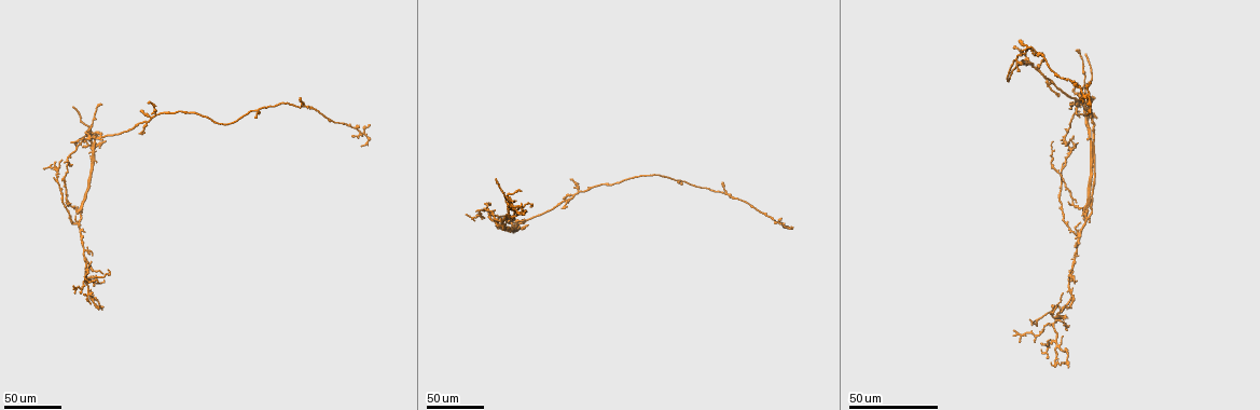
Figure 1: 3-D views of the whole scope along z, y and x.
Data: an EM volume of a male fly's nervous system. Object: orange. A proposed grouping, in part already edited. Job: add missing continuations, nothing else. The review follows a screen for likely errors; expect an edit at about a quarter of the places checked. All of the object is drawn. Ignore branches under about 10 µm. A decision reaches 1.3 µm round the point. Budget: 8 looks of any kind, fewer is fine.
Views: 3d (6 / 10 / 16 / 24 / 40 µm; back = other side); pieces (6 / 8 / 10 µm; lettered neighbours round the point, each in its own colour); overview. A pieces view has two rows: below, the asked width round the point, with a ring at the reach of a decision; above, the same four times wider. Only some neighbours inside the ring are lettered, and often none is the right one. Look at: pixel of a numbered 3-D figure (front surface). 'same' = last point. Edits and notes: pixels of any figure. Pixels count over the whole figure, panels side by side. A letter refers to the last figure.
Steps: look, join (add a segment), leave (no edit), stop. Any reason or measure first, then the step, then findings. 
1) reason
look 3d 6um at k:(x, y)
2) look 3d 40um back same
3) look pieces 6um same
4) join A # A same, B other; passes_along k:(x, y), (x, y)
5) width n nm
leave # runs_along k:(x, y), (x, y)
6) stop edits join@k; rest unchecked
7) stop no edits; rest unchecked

branch stops here
look 3d 24um at 1:(358, 137)

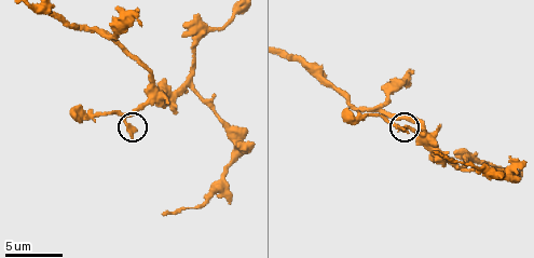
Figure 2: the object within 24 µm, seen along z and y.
look pieces 10um at 2:(402, 129)

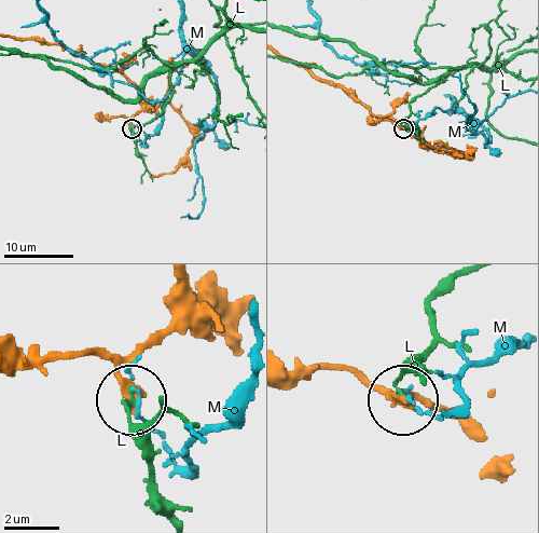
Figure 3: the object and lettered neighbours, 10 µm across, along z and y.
width 250 nm
leave # L other, M other; no lettered segment goes on from it

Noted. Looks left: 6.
end of a long branch
look 3d 40um at 1:(499, 230)

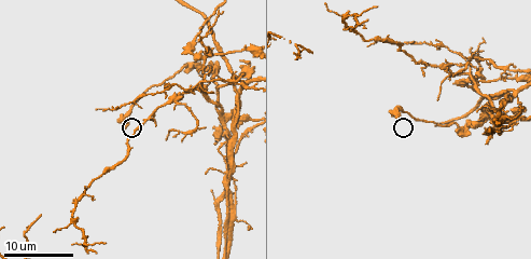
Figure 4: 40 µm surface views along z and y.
look pieces 6um at 4:(394, 119)

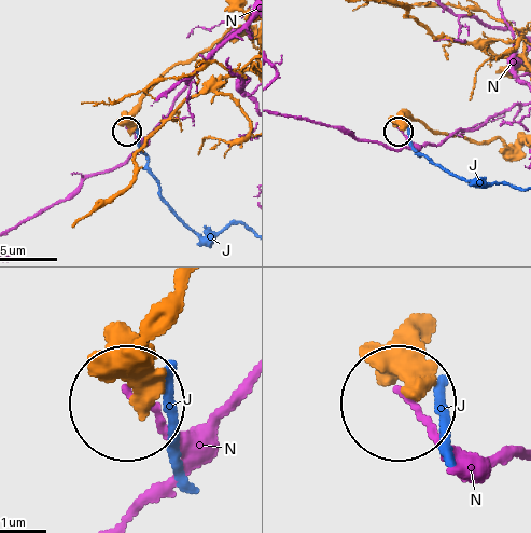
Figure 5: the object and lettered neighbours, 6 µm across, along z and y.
leave # J other, N other; runs_along 5:(184, 296), (130, 396); none of them fits

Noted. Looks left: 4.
branch stops here
look 3d 40um at 1:(75, 108)

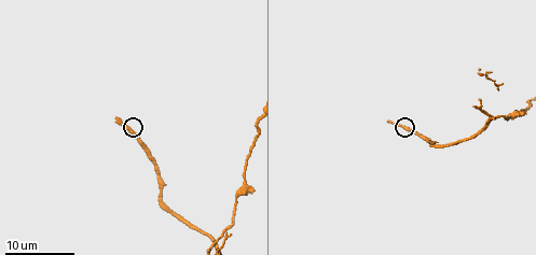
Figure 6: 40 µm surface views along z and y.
look pieces 8um at 6:(388, 119)

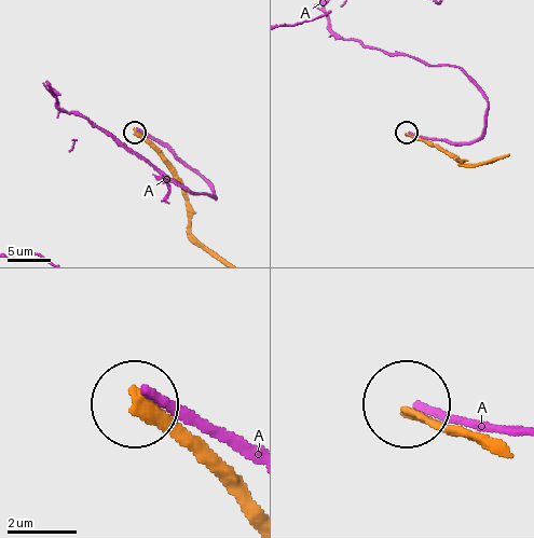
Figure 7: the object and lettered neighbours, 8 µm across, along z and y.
width 280 nm
leave # A other; runs_along 7:(248, 508), (137, 407); none of them fits

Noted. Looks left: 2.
look 3d 24um at 1:(1015, 330)

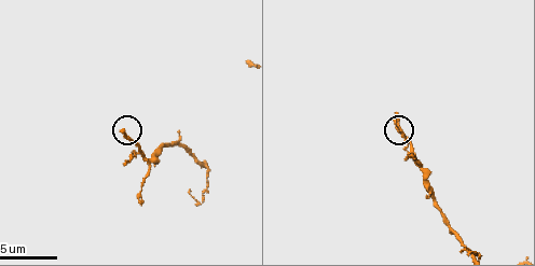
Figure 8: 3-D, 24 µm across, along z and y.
what lies round it
look pieces 6um at 8:(394, 120)

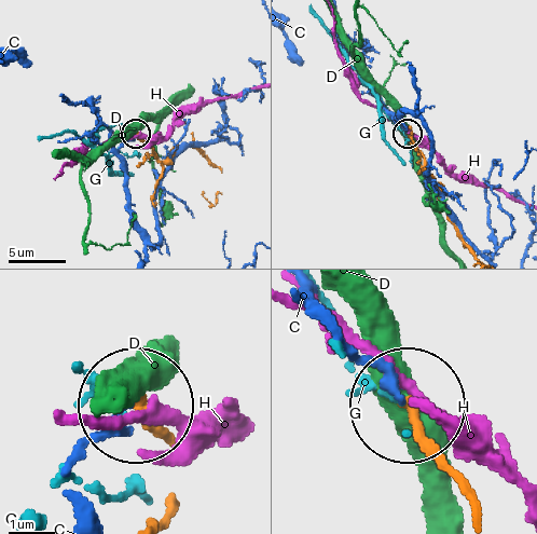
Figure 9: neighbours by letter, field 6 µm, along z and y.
leave # C other, D other, G other, H other; none of them fits

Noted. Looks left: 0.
stop no edits; rest unchecked

